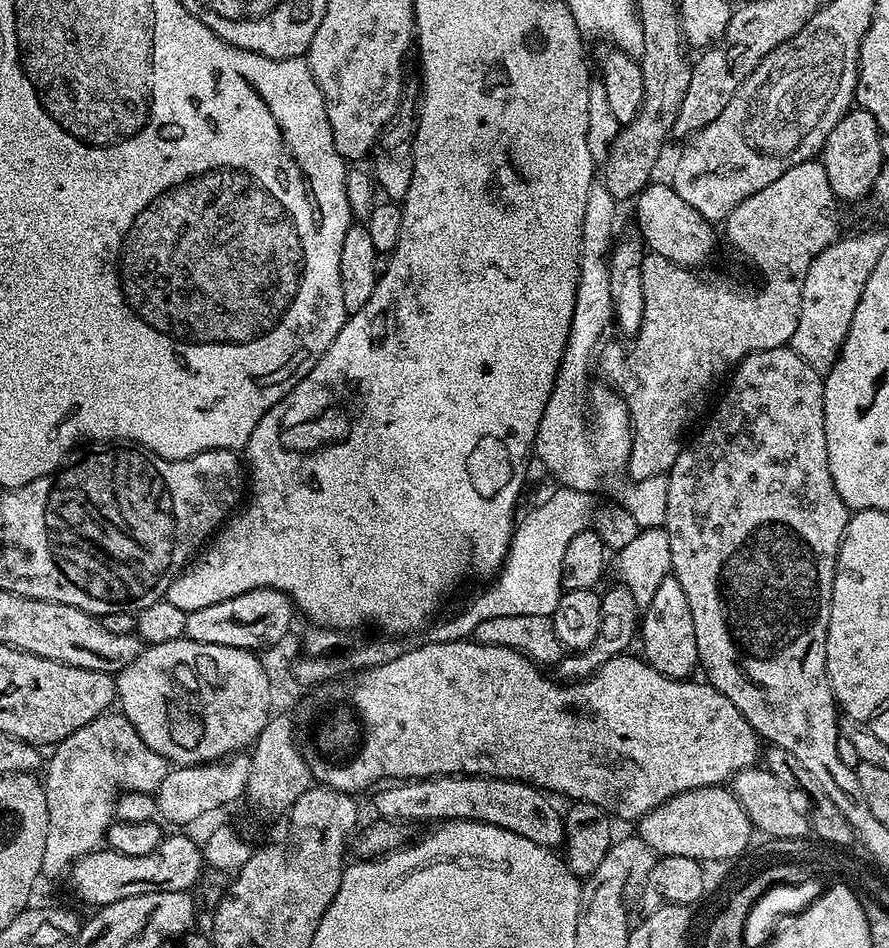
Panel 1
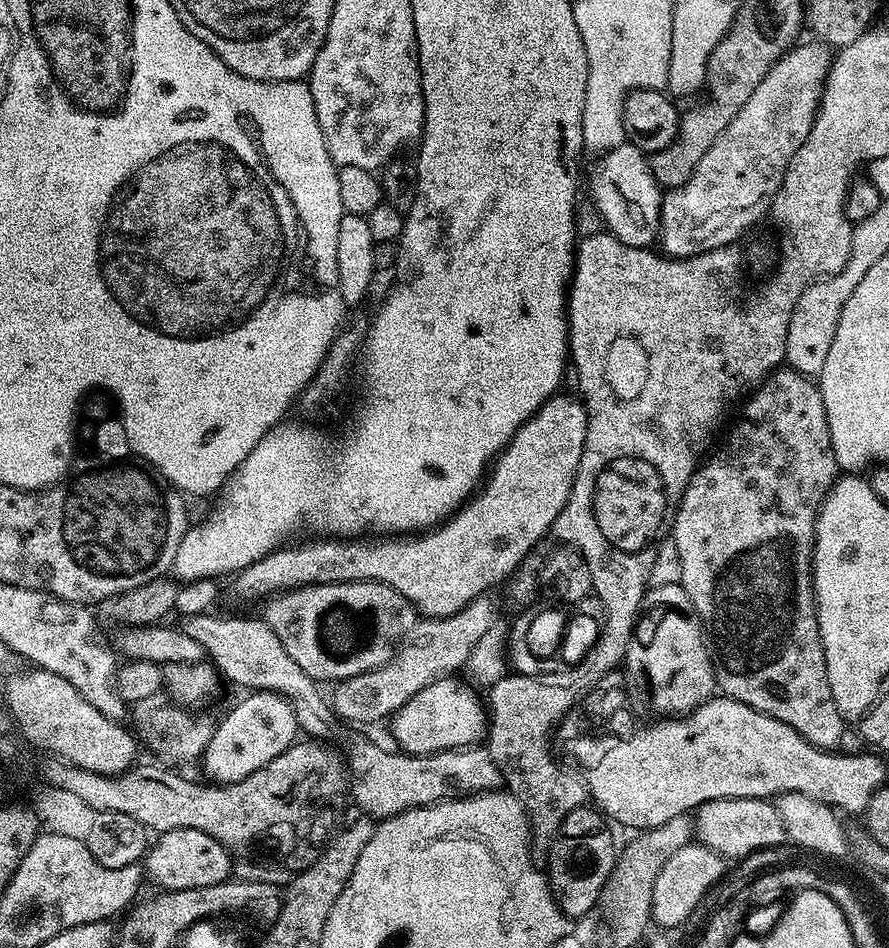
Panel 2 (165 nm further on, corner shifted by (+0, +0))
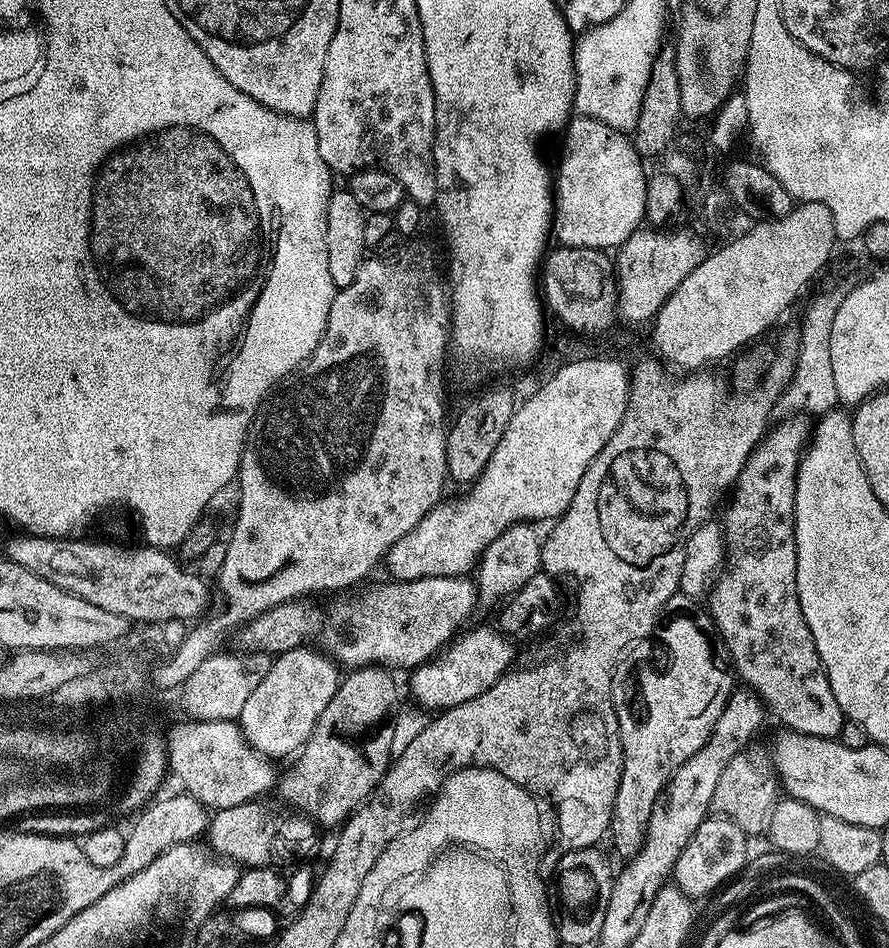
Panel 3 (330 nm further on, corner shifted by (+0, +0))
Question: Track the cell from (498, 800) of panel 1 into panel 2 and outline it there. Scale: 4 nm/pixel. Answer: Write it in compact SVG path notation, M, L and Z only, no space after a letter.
M368 740L352 744L346 754L346 767L350 773L350 796L356 799L363 815L379 822L402 814L407 808L421 808L438 804L442 800L459 800L461 796L475 796L478 792L495 792L504 784L504 776L487 747L452 748L448 752L431 752L425 756L409 756L399 751L387 752Z

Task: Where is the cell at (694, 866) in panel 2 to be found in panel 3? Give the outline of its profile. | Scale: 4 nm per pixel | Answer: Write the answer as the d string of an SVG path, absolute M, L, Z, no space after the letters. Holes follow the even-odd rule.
M709 815L707 820L694 830L690 842L682 850L676 860L674 880L679 887L688 893L689 897L711 897L717 890L723 889L733 878L743 873L750 860L748 854L749 837L733 820L726 816ZM731 876L734 876L731 878Z

